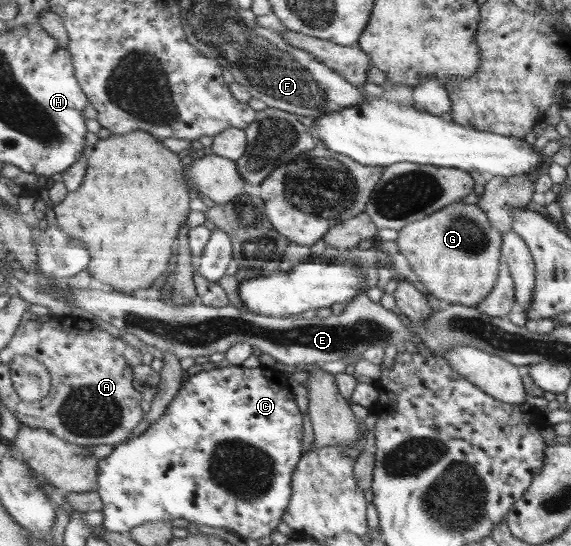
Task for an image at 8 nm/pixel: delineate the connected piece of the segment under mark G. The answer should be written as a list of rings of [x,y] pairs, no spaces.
[[[459,201],[401,228],[395,241],[398,252],[404,254],[412,272],[430,295],[440,299],[444,305],[474,307],[495,288],[498,264],[502,260],[500,240],[500,232],[486,211],[476,204]]]

